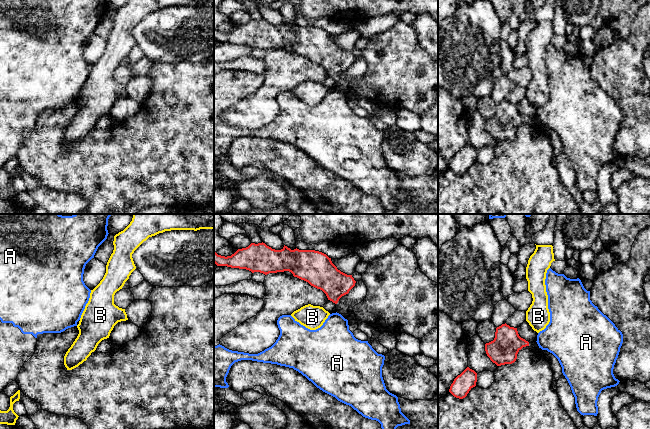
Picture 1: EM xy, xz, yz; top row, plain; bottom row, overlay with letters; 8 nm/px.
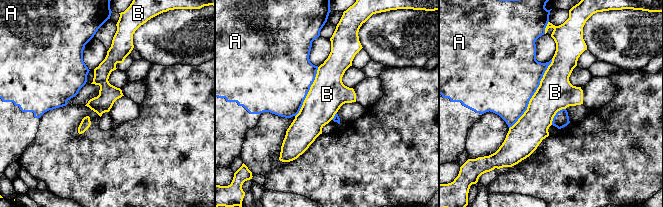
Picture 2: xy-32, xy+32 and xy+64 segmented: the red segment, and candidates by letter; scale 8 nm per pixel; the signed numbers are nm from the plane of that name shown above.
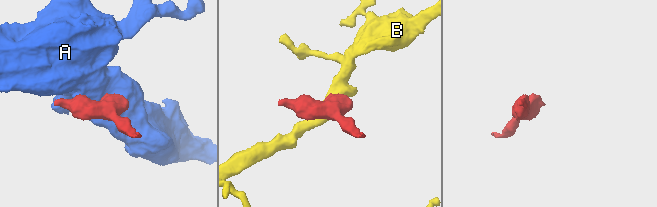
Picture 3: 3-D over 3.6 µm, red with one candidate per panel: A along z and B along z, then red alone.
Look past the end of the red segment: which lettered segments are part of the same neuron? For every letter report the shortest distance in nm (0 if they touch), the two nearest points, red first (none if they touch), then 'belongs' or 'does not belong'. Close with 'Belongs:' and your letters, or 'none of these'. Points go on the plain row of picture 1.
A: 60 nm | yz (528, 118), (536, 117) | belongs
B: 80 nm | xz (328, 75), (322, 83) | does not belong
Belongs: A

